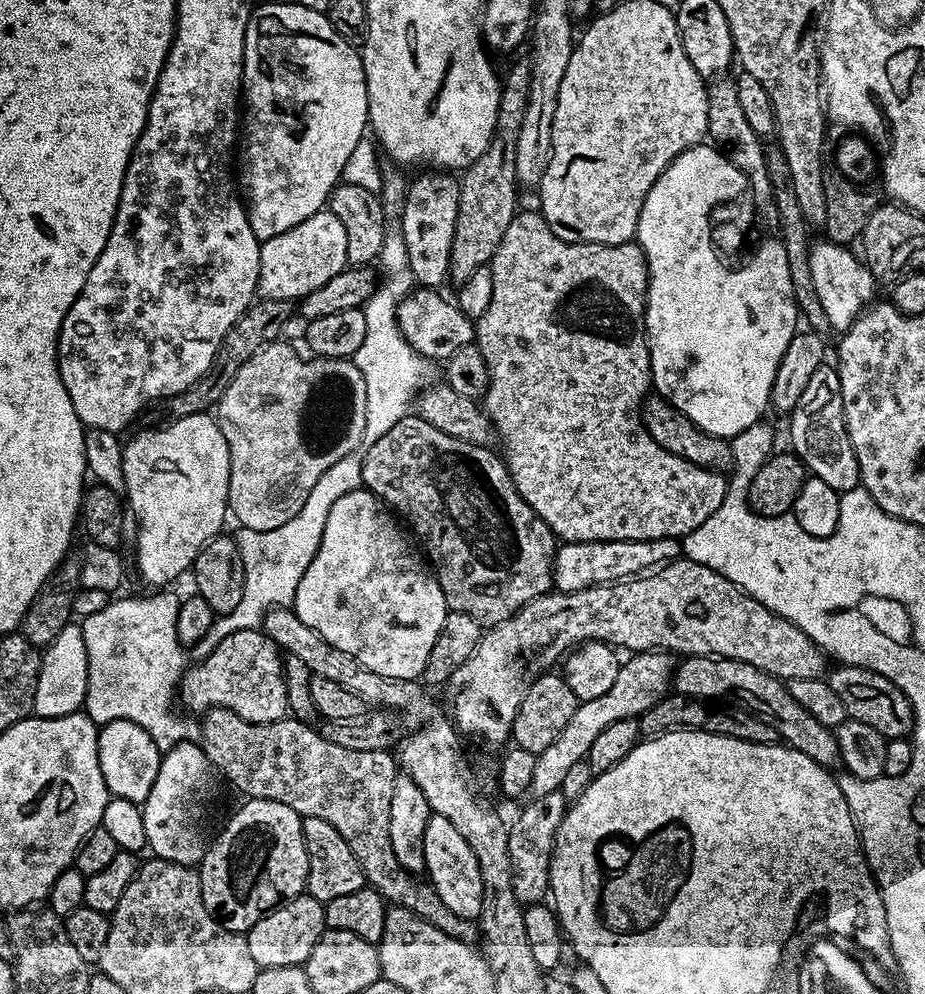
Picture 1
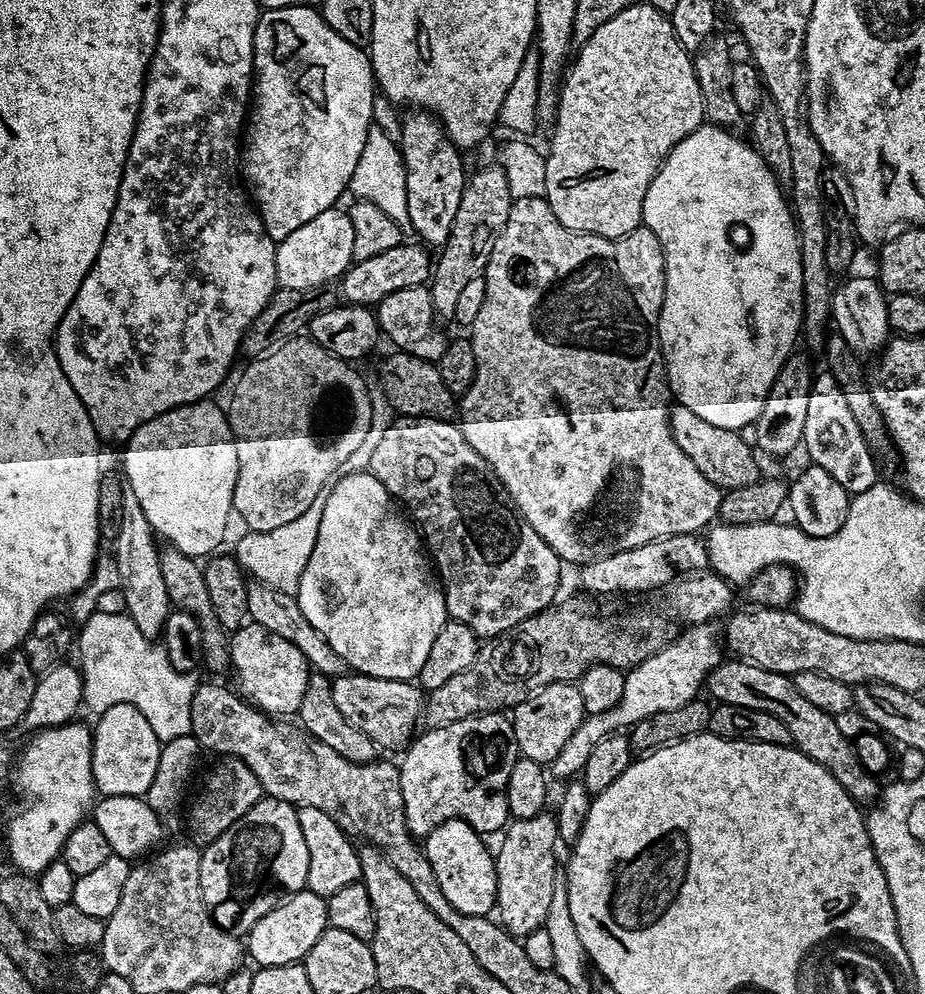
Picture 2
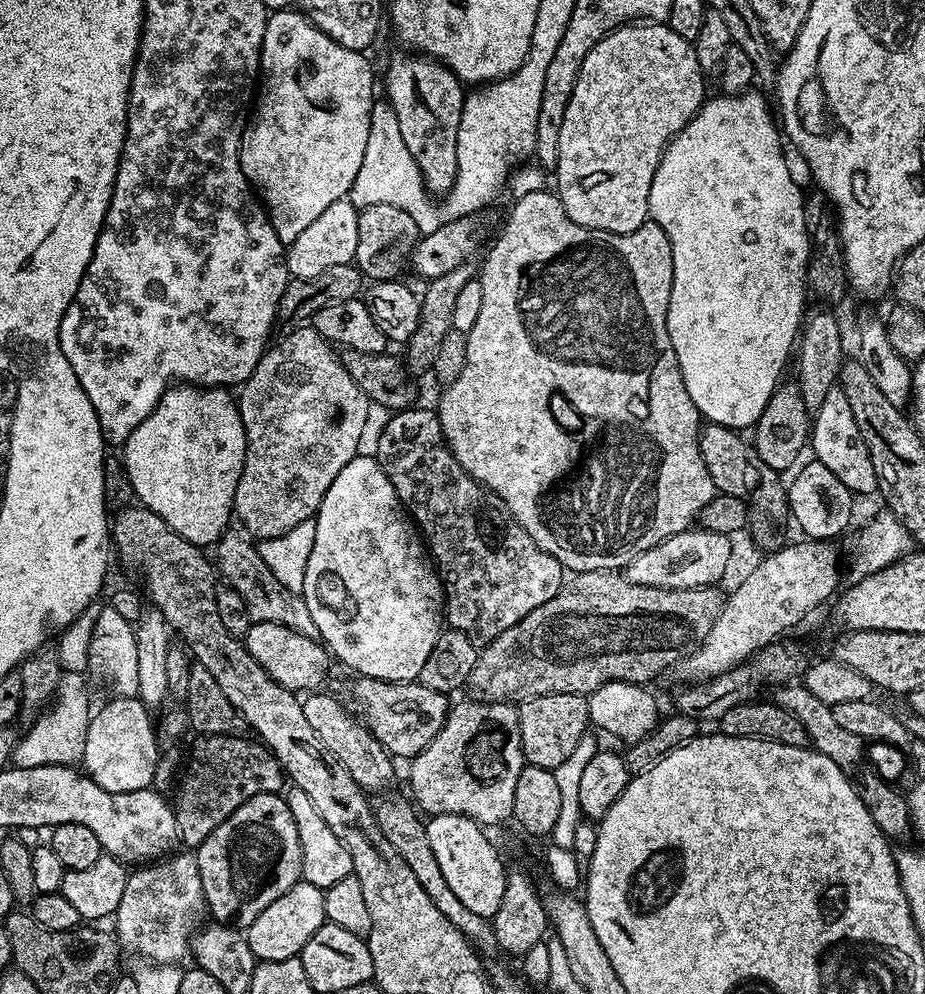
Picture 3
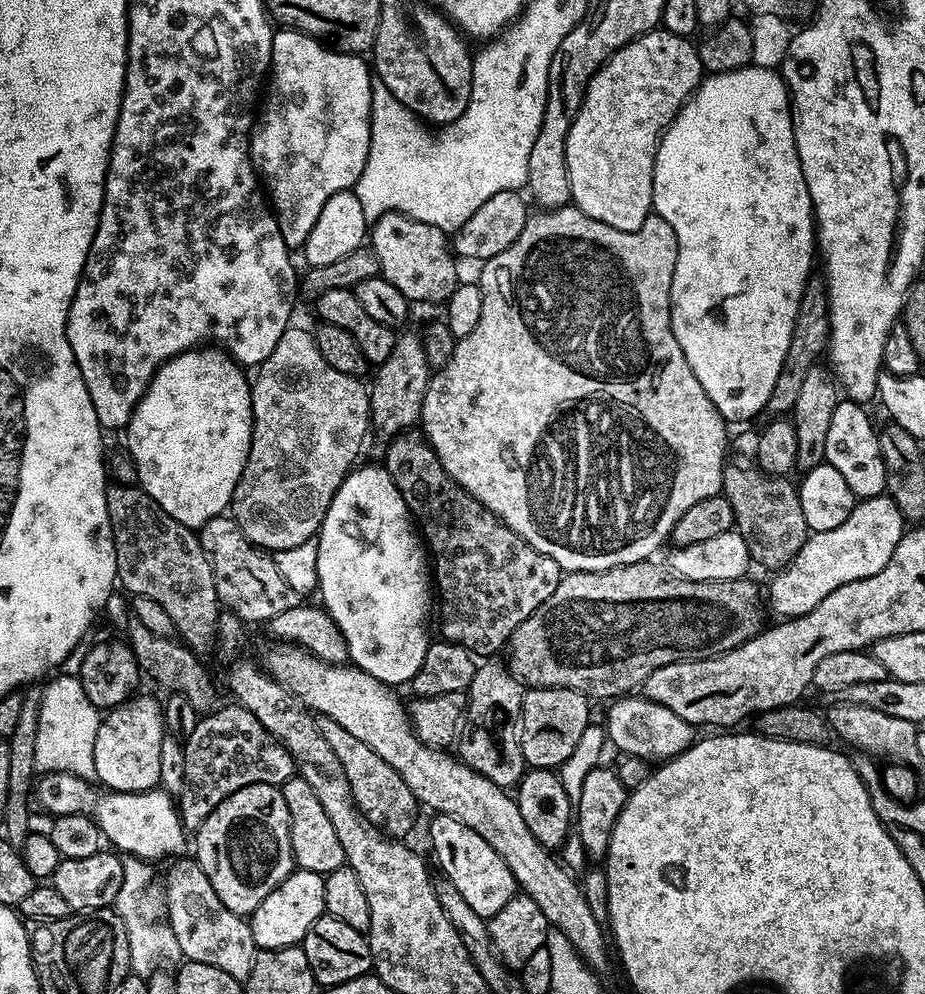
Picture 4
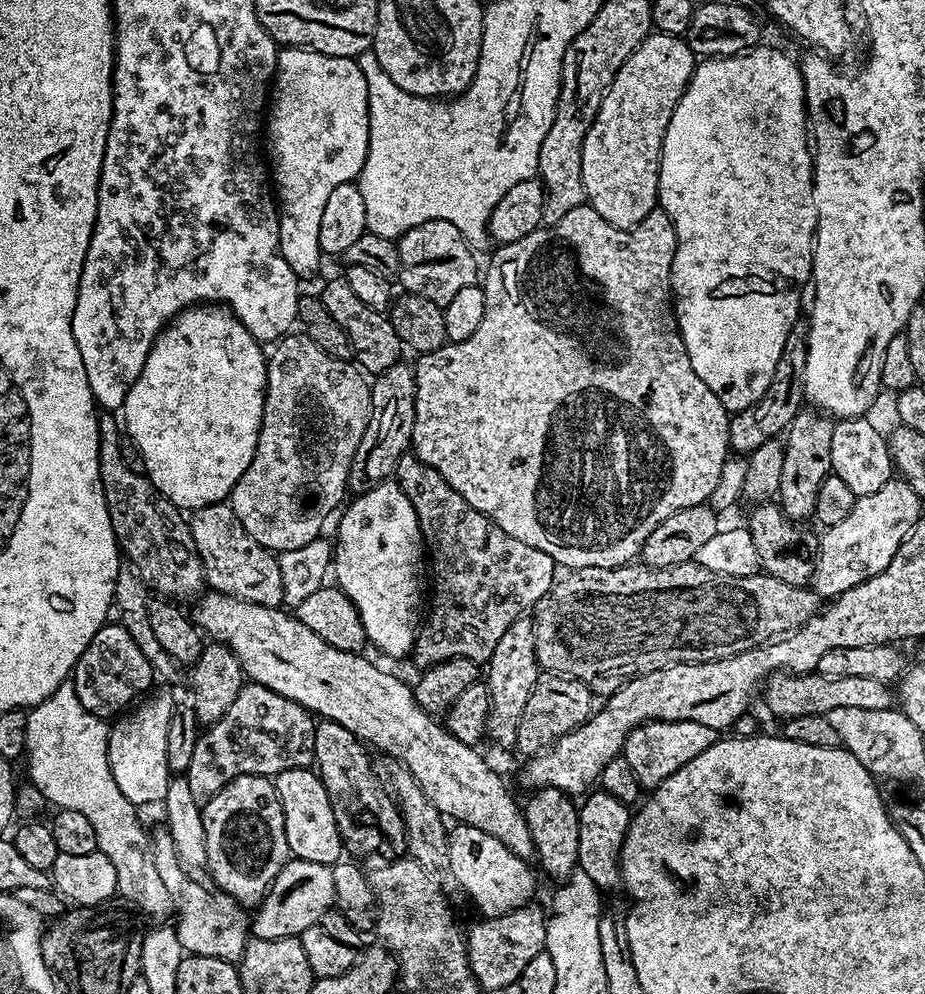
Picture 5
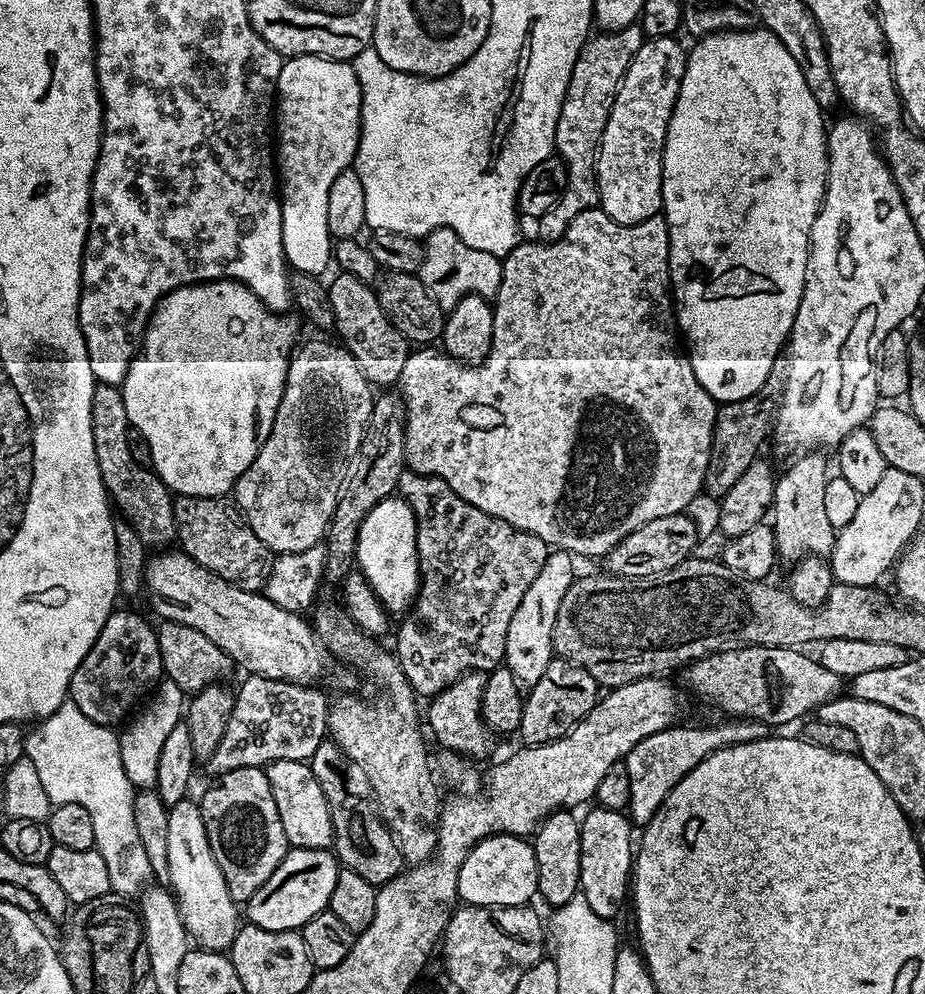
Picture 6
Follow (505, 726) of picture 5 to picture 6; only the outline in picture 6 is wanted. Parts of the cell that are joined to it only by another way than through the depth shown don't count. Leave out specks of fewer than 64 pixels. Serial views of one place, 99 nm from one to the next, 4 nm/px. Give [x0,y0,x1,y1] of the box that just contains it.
[503,550,574,686]

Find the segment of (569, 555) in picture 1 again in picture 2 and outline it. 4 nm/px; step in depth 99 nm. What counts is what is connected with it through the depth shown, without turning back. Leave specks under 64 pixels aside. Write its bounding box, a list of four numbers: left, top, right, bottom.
[579,534,708,596]

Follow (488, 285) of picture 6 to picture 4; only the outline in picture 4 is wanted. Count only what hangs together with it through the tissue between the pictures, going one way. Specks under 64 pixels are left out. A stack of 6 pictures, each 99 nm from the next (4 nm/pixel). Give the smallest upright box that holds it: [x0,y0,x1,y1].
[370,212,458,305]

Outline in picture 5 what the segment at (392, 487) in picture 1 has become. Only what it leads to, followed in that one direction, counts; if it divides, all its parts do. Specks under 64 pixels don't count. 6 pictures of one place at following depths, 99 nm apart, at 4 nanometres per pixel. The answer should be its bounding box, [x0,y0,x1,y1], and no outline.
[394,454,558,670]

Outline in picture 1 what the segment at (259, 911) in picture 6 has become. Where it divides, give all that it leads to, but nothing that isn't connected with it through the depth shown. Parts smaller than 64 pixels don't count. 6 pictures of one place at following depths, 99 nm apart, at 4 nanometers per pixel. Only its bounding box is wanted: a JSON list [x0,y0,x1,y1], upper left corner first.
[248,894,325,968]

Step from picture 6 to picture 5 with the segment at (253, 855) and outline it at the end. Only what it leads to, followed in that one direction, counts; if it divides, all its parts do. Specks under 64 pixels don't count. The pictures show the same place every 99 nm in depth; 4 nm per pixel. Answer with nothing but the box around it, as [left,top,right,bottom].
[201,776,290,905]

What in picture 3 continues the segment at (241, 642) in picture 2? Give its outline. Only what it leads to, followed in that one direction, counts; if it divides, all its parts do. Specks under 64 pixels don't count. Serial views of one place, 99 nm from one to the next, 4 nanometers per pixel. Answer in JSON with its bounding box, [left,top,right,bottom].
[242,621,330,694]

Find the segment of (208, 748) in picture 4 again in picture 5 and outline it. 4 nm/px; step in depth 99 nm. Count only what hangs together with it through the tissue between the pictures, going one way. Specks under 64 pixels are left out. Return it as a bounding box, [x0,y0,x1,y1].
[184,681,316,808]

